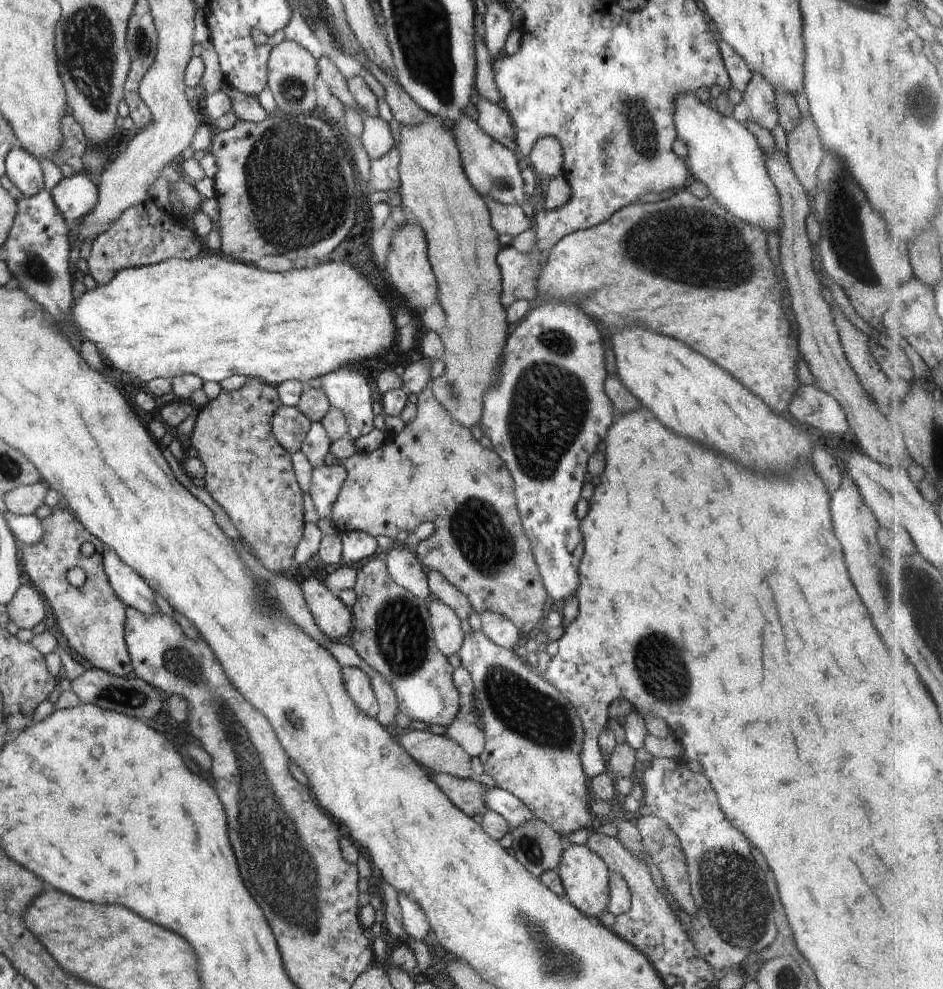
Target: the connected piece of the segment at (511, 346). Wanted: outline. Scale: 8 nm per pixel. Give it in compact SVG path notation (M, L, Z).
M560 301L542 304L527 314L526 318L516 325L515 330L510 330L503 348L502 364L498 366L497 381L494 381L491 387L488 387L483 392L483 409L479 422L481 431L492 440L494 452L504 461L508 472L513 478L515 499L523 531L532 545L532 552L536 559L542 582L549 592L549 596L554 600L566 600L569 596L577 596L579 564L582 552L584 552L584 542L582 542L582 532L580 532L581 520L576 518L574 508L576 502L580 500L580 488L582 488L582 482L584 482L584 476L586 476L586 464L588 464L590 456L596 452L596 446L600 444L600 440L606 436L608 428L614 422L614 414L612 414L614 406L612 406L612 401L605 391L605 380L609 374L605 367L602 337L603 331L595 323L595 320L588 318L576 306L568 306L568 304L562 304Z

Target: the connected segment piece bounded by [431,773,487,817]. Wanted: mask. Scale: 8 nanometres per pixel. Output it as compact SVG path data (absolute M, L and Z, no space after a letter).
M445 773L432 774L432 780L441 792L466 816L473 817L482 814L487 808L484 802L486 787L479 783L475 777L460 779Z

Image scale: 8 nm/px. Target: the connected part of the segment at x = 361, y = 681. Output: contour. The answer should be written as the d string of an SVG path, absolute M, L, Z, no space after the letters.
M342 667L342 680L353 703L374 720L378 715L379 707L368 675L358 667Z

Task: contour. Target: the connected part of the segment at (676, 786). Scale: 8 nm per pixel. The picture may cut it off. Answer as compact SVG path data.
M685 758L652 760L650 768L644 769L644 810L658 816L678 836L686 856L691 896L696 904L696 914L692 916L690 927L686 929L694 949L712 966L721 970L739 969L745 958L758 954L776 940L776 924L772 914L770 896L766 892L766 882L762 880L762 870L758 868L752 848L742 832L738 832L730 820L726 820L718 803L710 780L705 775L692 772Z

